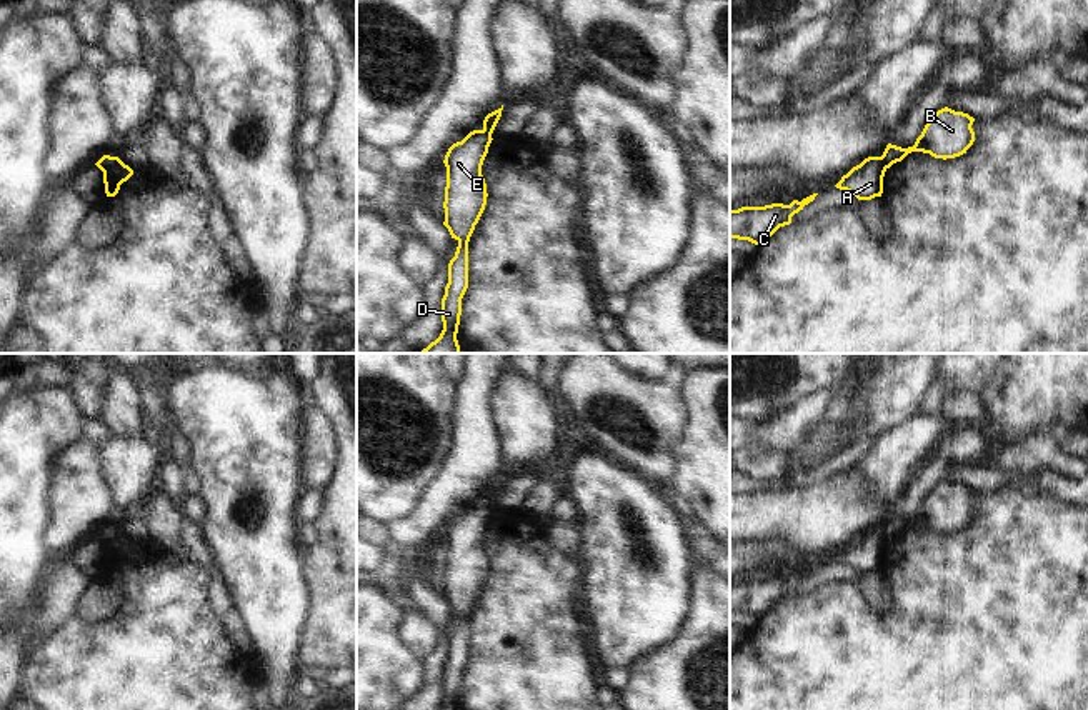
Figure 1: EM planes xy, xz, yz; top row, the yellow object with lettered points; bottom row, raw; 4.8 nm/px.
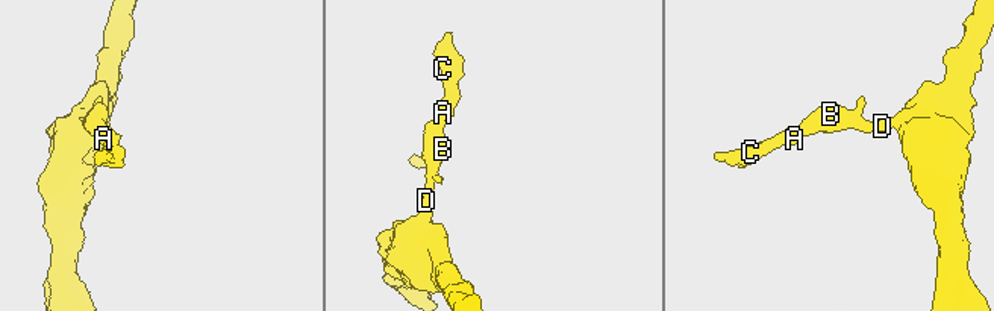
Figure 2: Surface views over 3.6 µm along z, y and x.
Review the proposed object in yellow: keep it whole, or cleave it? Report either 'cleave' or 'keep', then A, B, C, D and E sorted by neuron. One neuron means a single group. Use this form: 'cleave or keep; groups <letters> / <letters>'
cleave; groups A C / B D E

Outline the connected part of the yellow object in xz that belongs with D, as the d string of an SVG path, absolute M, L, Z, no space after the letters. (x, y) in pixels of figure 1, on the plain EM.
M473 503L453 517L445 528L445 595L452 612L458 615L448 637L448 657L442 672L443 703L440 710L457 710L462 672L468 662L468 615L487 578L487 557L482 538L492 517L487 503Z

